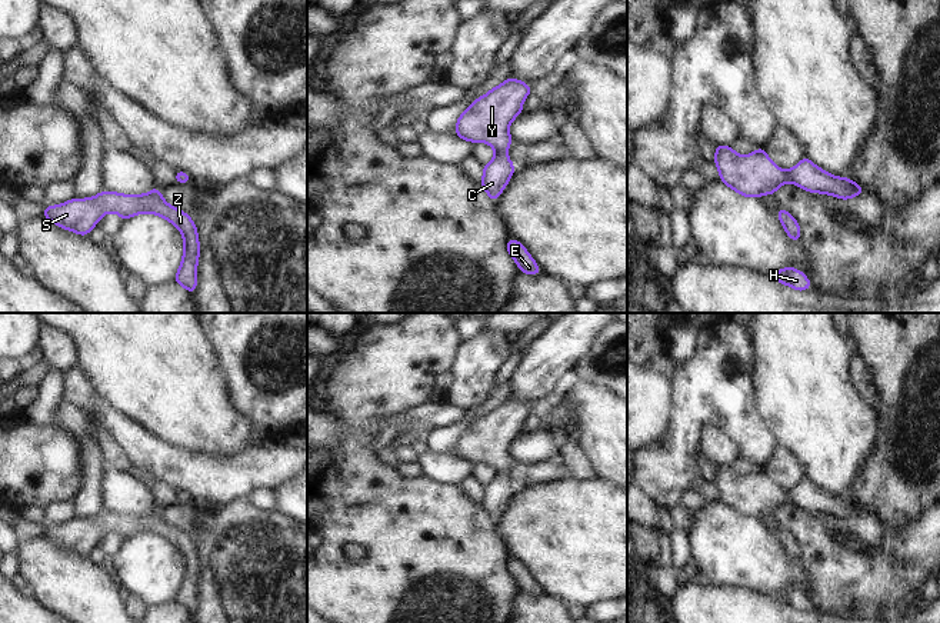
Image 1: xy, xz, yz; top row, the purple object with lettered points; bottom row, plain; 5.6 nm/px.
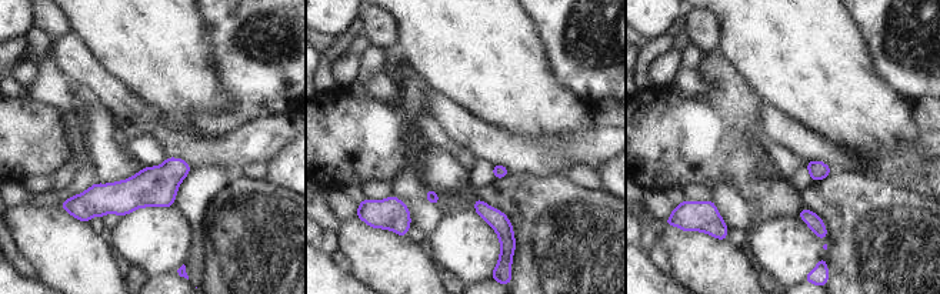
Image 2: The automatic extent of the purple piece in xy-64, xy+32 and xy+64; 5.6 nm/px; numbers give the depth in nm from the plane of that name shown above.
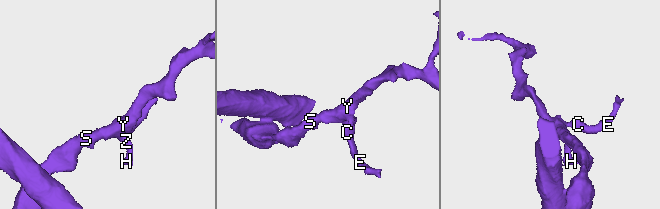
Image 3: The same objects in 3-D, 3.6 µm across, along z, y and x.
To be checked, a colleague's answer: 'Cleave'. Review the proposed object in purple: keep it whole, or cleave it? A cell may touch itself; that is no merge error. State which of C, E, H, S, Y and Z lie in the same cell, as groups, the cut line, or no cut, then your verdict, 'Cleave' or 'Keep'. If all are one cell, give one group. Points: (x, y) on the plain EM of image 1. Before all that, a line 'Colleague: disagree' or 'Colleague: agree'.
Colleague: disagree
Groups: C E H S Y Z. No split. Keep

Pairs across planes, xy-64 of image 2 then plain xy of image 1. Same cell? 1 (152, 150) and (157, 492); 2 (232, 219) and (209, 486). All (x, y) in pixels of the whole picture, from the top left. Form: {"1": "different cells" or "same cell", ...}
{"1": "same cell", "2": "different cells"}

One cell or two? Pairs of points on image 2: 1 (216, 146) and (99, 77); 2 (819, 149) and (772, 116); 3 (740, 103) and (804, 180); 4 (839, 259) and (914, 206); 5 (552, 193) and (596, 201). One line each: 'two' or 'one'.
1: one
2: one
3: two
4: one
5: one

